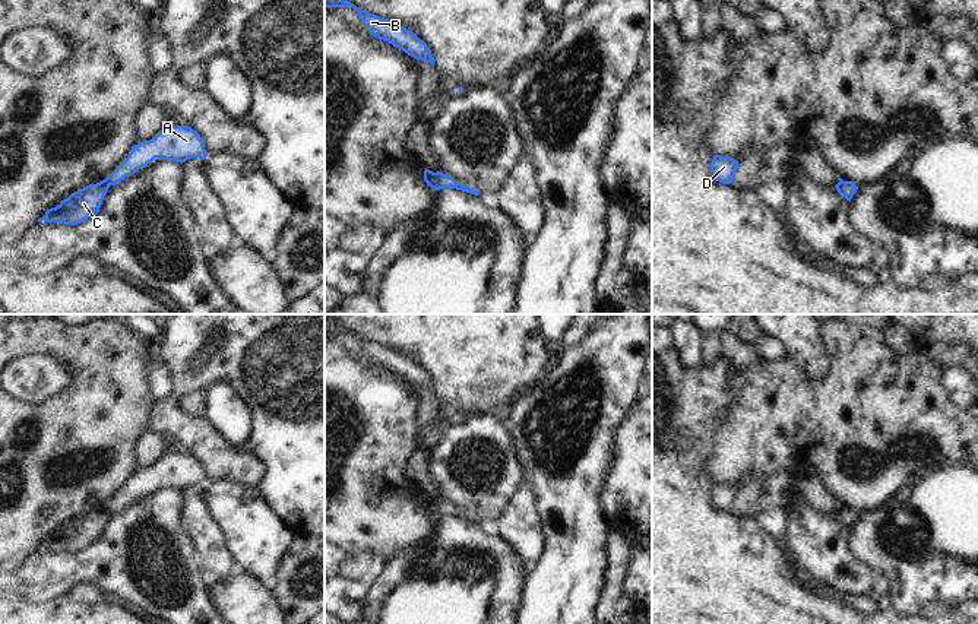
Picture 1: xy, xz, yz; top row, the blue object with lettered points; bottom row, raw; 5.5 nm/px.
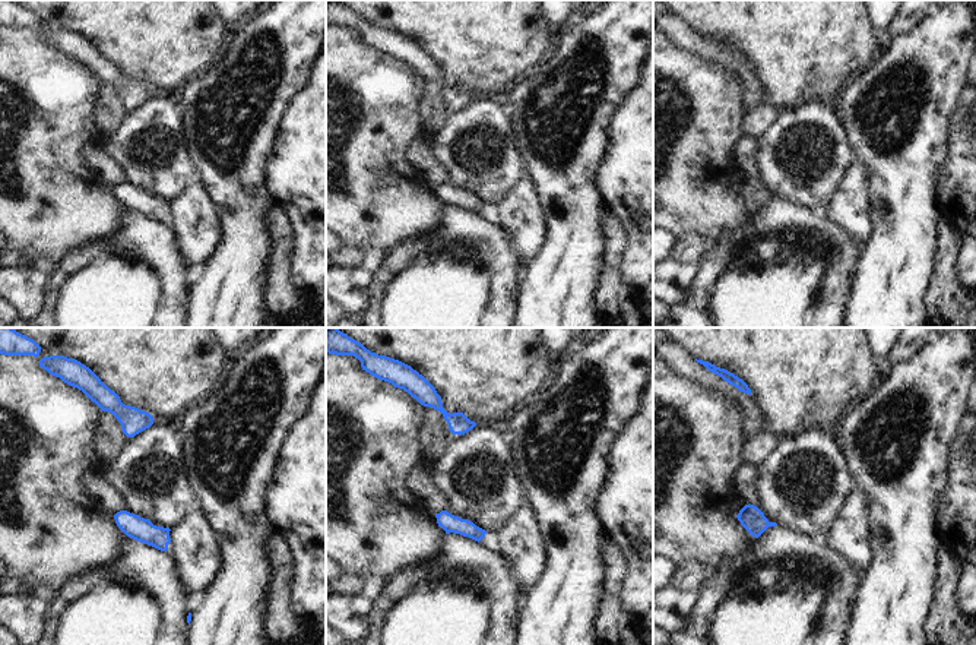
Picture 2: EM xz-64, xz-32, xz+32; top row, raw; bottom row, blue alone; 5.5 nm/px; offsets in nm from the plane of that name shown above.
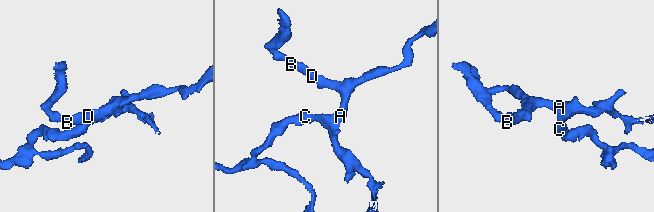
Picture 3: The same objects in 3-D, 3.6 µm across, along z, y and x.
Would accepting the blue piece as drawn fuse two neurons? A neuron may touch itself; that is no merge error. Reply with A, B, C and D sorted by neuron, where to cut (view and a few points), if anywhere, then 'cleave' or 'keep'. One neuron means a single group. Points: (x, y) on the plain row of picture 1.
A B D / C | xz (433, 500), (440, 515) | cleave

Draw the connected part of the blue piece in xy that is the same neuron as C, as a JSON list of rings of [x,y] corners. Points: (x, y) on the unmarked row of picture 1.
[[[105,507],[96,511],[89,511],[72,520],[67,526],[61,528],[58,533],[48,536],[38,549],[77,552],[99,539],[108,516],[110,513]]]

